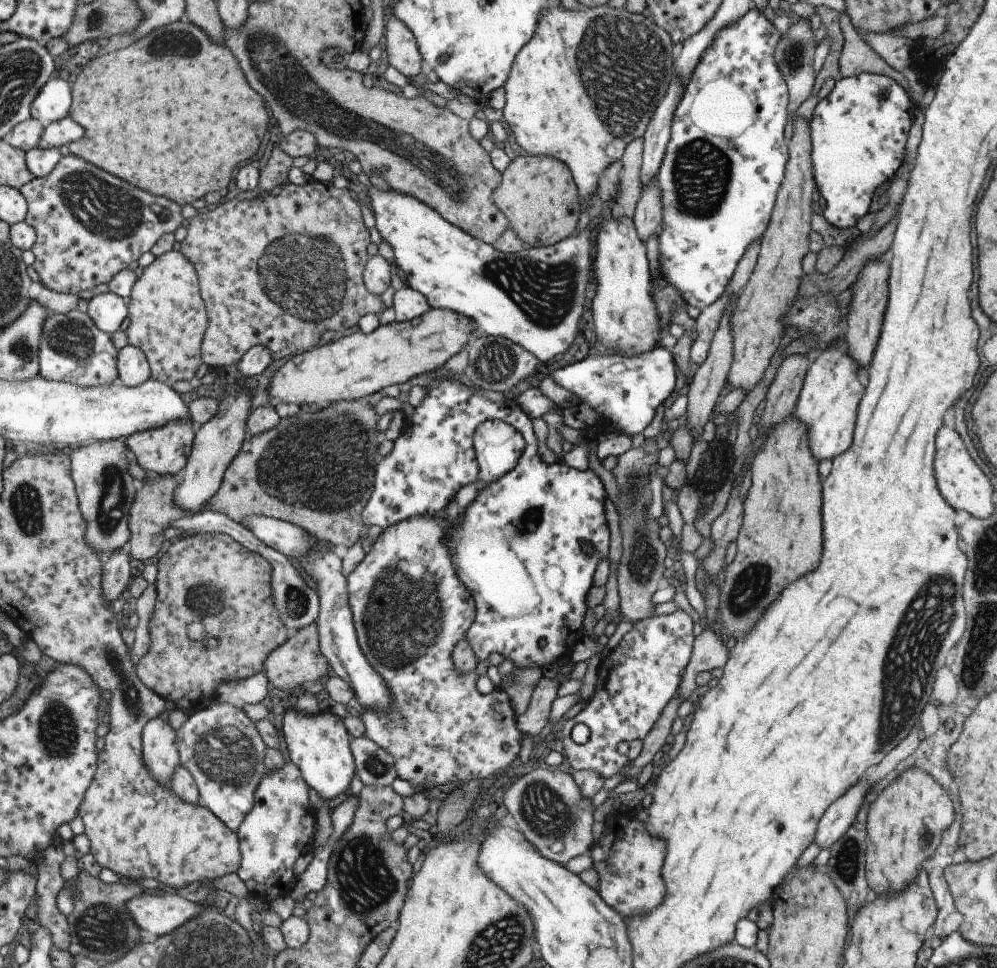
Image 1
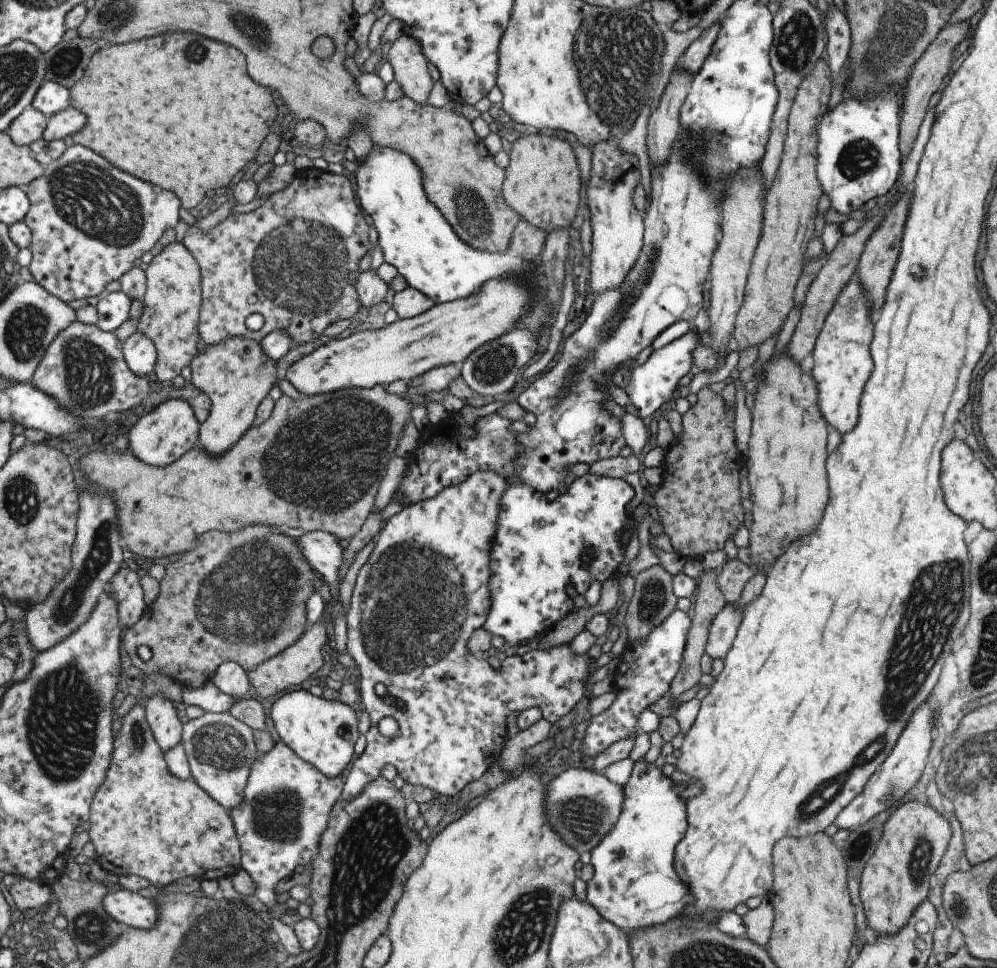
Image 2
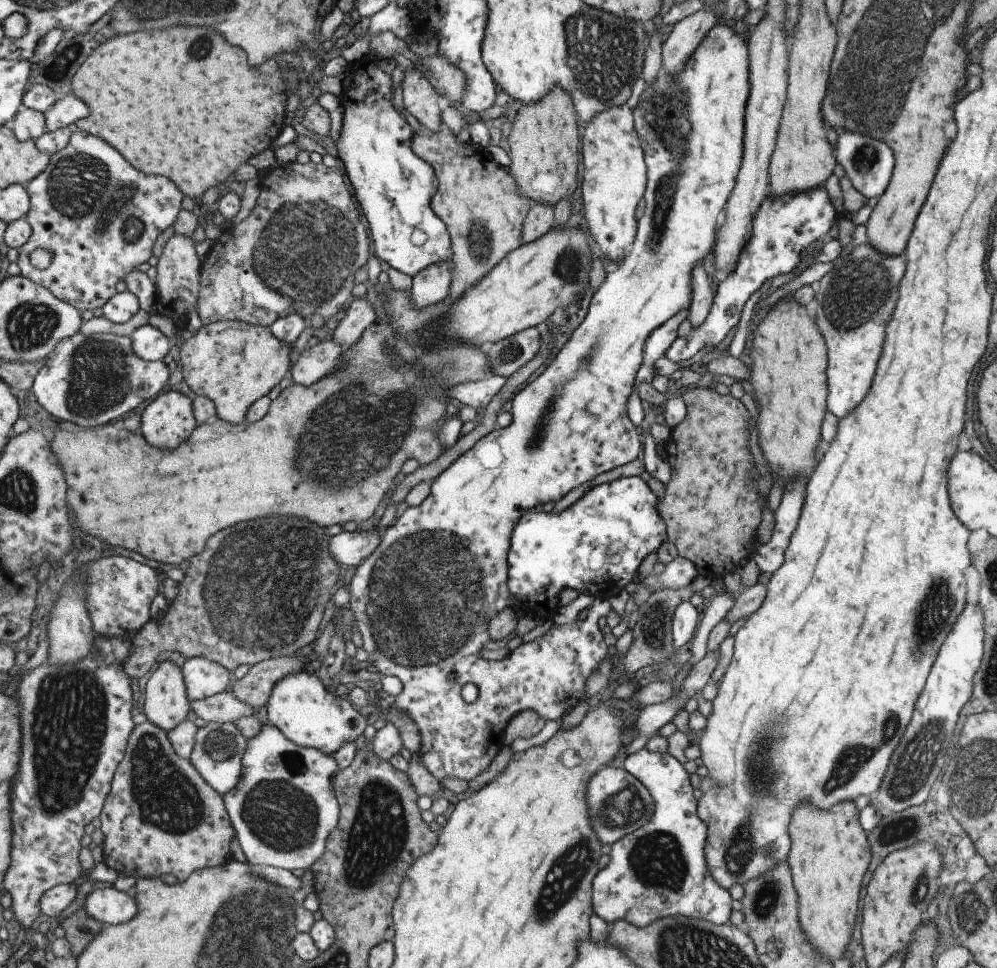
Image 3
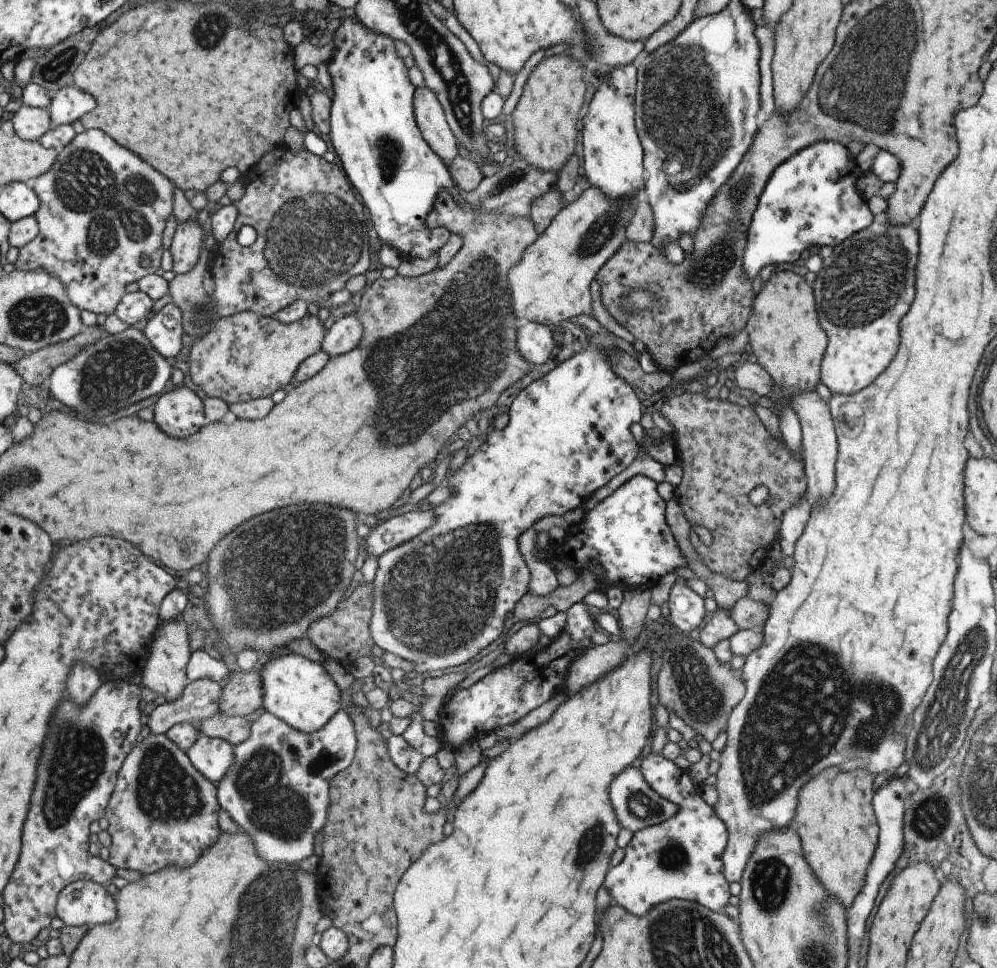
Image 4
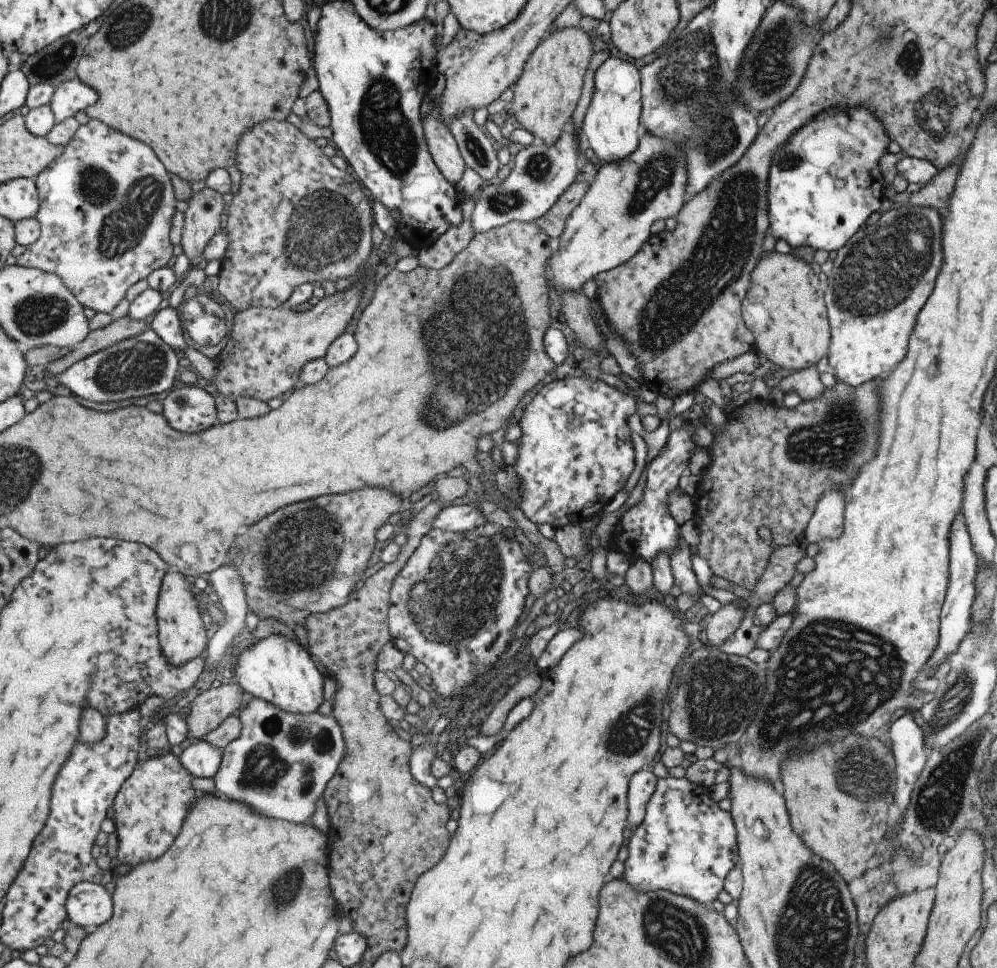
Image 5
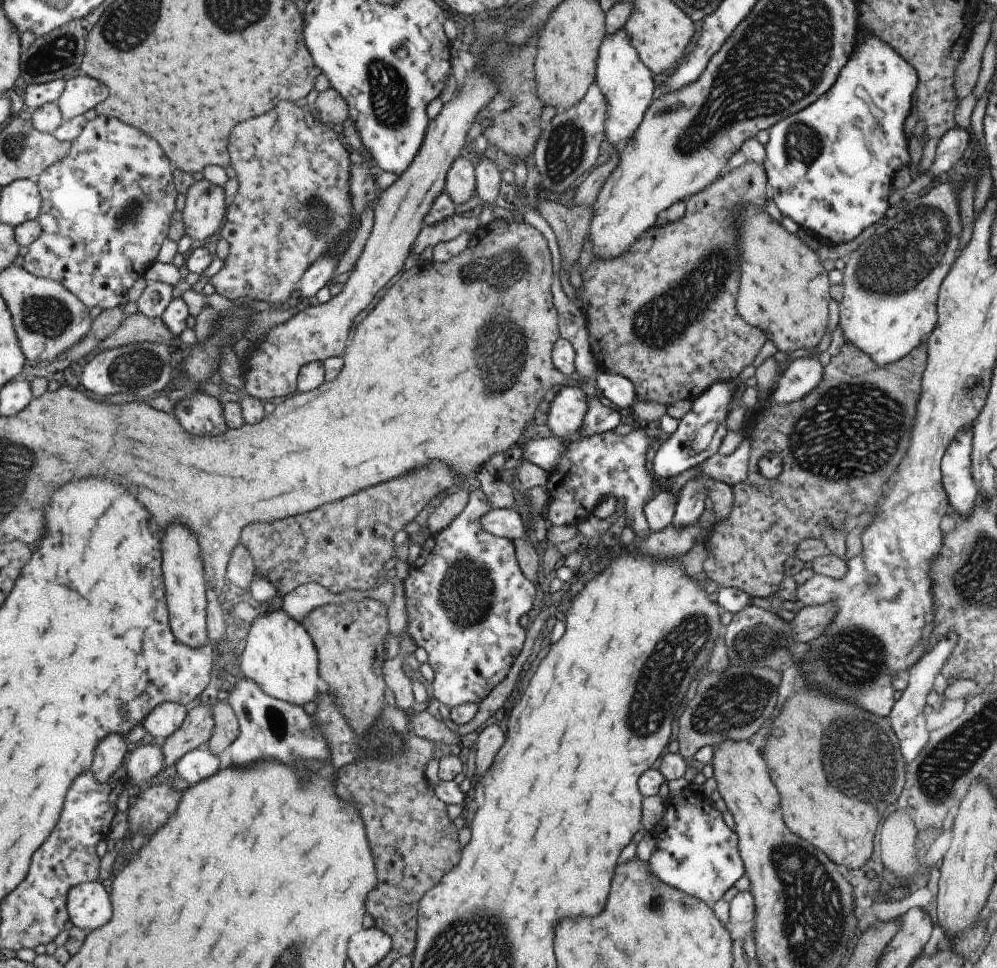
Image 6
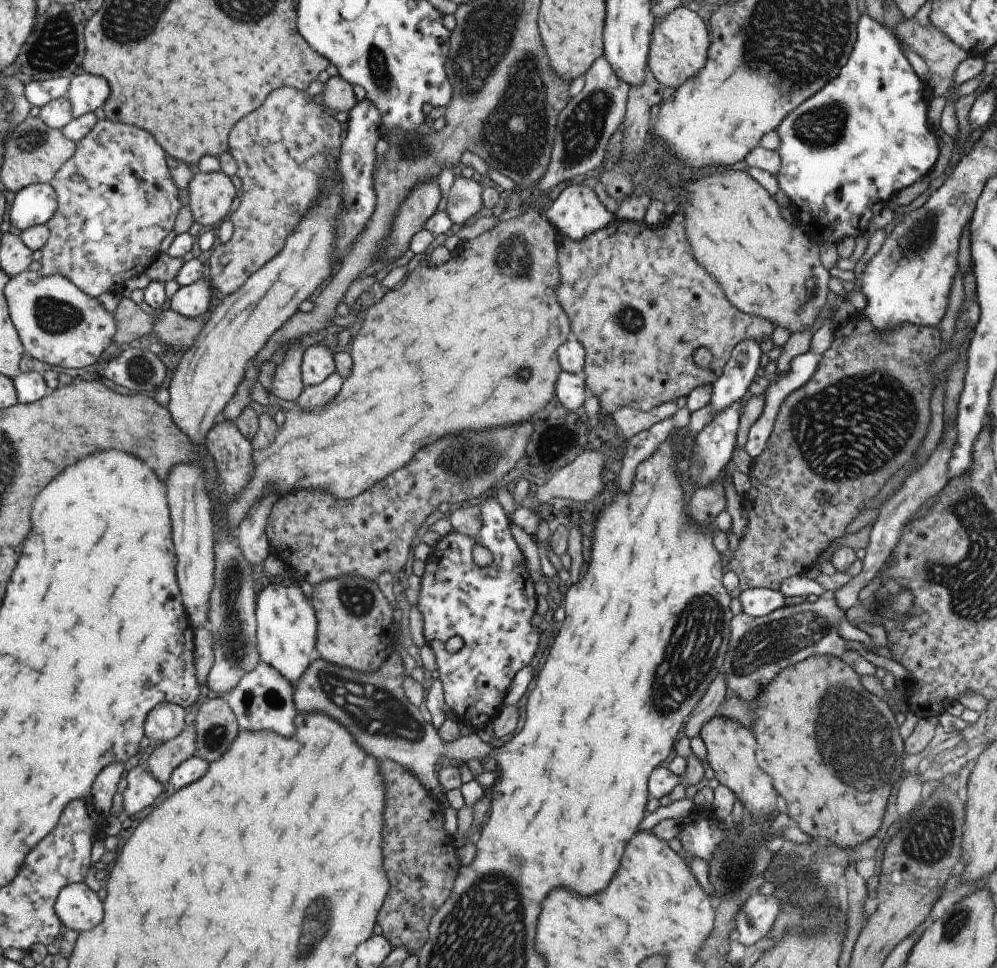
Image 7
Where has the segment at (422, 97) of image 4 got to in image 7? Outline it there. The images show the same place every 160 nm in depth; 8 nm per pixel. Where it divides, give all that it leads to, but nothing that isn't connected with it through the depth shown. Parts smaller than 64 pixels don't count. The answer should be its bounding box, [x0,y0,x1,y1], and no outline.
[444,176,482,227]

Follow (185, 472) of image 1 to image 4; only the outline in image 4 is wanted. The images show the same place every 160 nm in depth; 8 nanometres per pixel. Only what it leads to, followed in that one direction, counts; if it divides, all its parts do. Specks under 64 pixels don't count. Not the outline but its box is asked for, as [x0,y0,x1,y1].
[188,311,325,405]

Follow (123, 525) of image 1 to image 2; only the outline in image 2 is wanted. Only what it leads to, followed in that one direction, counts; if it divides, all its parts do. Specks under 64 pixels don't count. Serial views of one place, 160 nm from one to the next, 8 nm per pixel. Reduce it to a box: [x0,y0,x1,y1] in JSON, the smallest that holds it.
[25,490,123,653]

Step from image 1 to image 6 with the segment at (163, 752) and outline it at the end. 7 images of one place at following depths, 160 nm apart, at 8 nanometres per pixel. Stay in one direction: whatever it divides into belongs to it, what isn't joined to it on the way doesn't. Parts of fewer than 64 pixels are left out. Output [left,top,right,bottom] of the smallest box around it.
[161,522,209,647]

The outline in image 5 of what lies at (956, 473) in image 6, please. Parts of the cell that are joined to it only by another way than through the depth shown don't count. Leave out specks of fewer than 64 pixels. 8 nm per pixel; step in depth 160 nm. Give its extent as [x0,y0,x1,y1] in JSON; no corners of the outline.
[887,514,976,830]

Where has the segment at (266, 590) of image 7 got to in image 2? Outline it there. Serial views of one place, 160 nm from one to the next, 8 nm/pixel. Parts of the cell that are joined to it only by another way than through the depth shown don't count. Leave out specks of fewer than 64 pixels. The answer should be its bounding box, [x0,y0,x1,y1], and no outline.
[269,690,360,778]

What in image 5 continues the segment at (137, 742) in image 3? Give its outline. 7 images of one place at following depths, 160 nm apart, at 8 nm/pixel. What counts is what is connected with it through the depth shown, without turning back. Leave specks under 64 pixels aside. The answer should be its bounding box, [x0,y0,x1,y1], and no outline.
[113,750,200,867]

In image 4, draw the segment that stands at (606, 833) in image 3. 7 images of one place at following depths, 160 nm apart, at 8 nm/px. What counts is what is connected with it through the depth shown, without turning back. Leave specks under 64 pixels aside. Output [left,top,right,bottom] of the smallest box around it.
[609,765,676,833]

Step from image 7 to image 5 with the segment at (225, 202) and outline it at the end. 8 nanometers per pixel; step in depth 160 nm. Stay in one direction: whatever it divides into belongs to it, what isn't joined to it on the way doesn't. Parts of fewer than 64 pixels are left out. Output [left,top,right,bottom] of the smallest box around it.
[181,187,223,260]

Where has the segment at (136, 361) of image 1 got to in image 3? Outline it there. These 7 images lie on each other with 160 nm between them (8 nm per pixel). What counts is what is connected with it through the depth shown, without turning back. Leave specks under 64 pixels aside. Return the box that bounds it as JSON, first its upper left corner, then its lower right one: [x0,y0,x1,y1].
[128,324,171,362]

